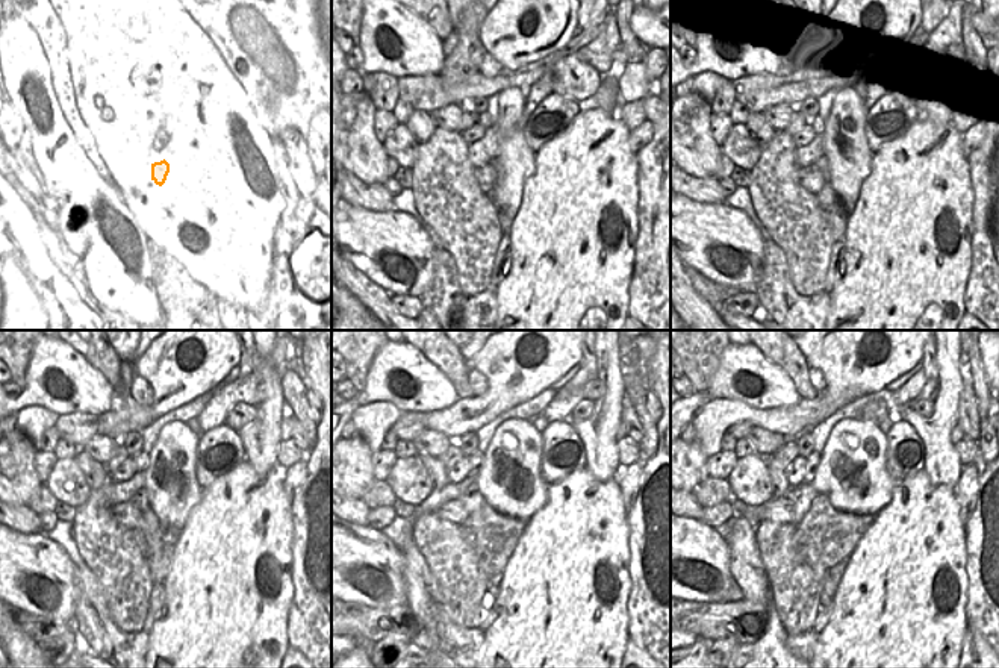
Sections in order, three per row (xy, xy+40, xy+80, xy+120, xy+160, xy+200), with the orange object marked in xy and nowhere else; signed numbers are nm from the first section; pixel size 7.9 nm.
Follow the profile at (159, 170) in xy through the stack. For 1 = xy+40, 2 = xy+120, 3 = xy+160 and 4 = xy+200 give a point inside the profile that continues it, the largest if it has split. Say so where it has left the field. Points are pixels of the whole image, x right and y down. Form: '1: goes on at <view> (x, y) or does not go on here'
1: goes on at xy+40 (486, 176)
2: goes on at xy+120 (127, 514)
3: goes on at xy+160 (457, 511)
4: goes on at xy+200 (790, 508)

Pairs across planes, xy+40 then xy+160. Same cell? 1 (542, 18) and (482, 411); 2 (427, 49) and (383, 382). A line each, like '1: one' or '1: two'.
1: one
2: one

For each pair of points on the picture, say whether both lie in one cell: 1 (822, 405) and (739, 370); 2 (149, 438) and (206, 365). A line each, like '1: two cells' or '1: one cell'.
1: two cells
2: two cells

